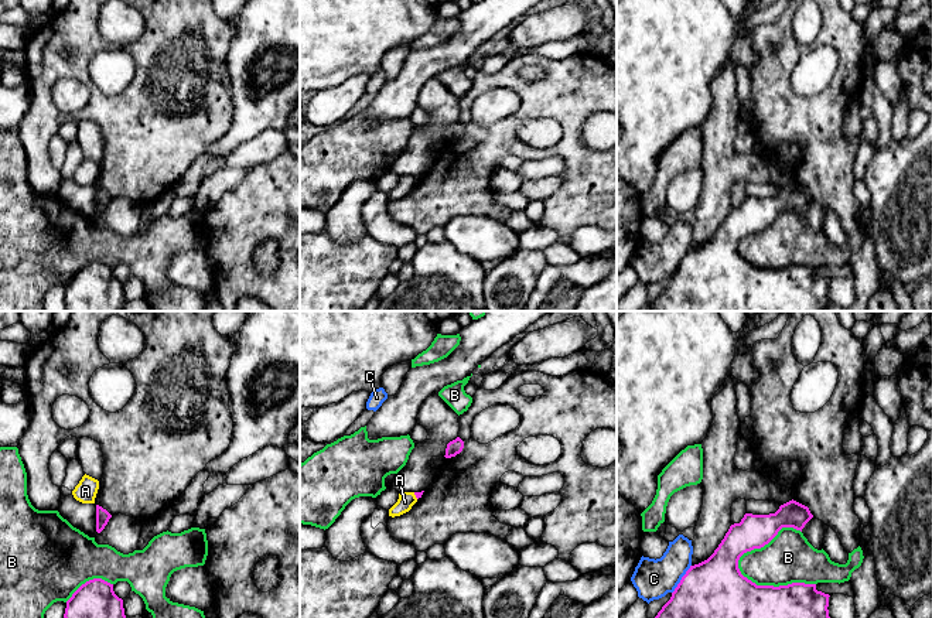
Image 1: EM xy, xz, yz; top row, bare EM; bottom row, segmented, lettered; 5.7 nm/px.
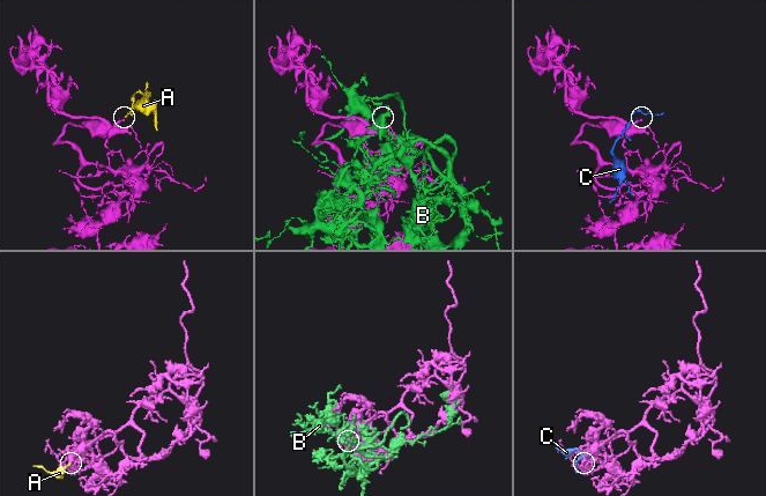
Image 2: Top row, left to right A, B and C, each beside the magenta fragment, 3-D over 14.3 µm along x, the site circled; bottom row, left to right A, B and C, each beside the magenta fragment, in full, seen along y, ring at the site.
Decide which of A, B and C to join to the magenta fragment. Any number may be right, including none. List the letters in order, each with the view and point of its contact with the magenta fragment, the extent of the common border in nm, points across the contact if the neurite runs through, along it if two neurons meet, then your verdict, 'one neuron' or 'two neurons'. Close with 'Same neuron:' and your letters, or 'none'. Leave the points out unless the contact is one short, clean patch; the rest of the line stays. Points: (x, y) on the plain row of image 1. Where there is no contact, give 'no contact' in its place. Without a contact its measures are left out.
A: xz (415, 177) | 50 nm | along xz (413, 176), (417, 181) | two neurons
B: yz (772, 269) | 460 nm | two neurons
C: yz (682, 262) | 200 nm | two neurons
Same neuron: none

